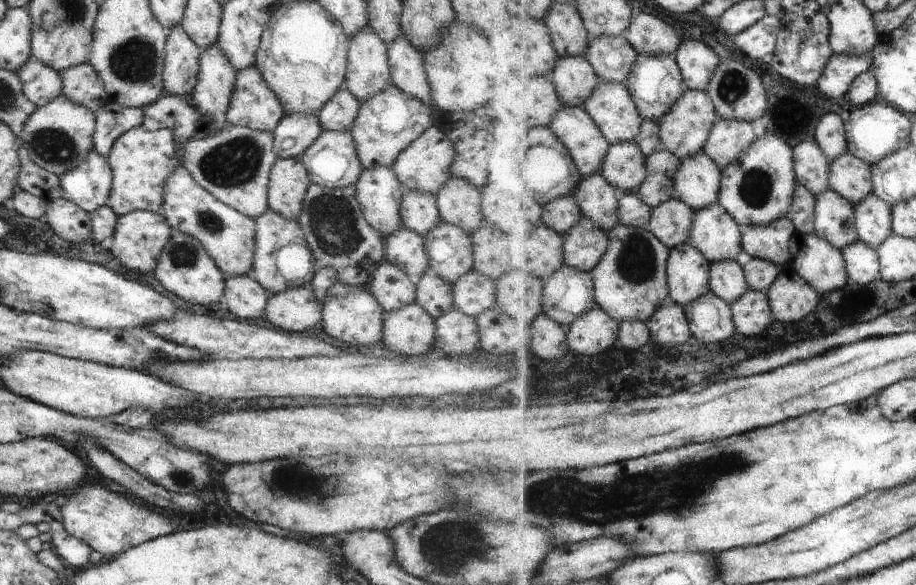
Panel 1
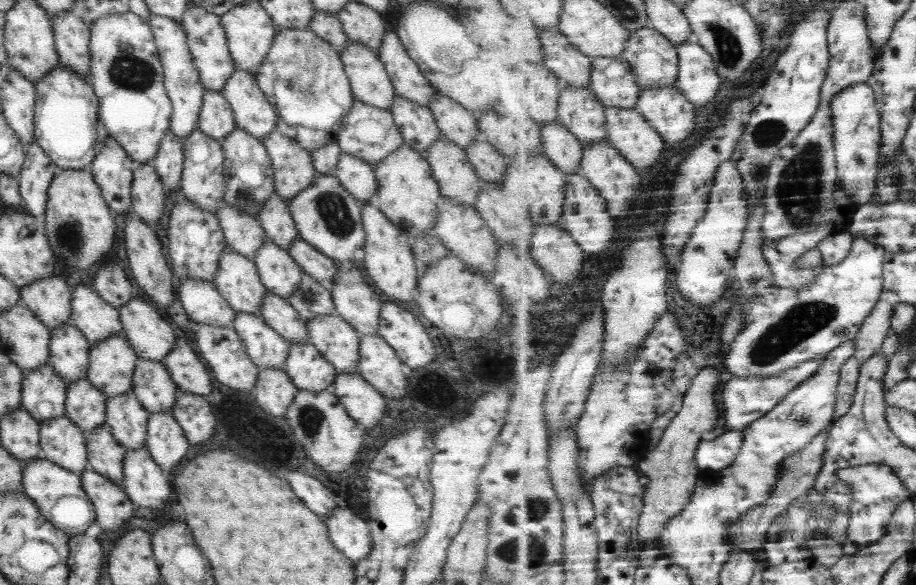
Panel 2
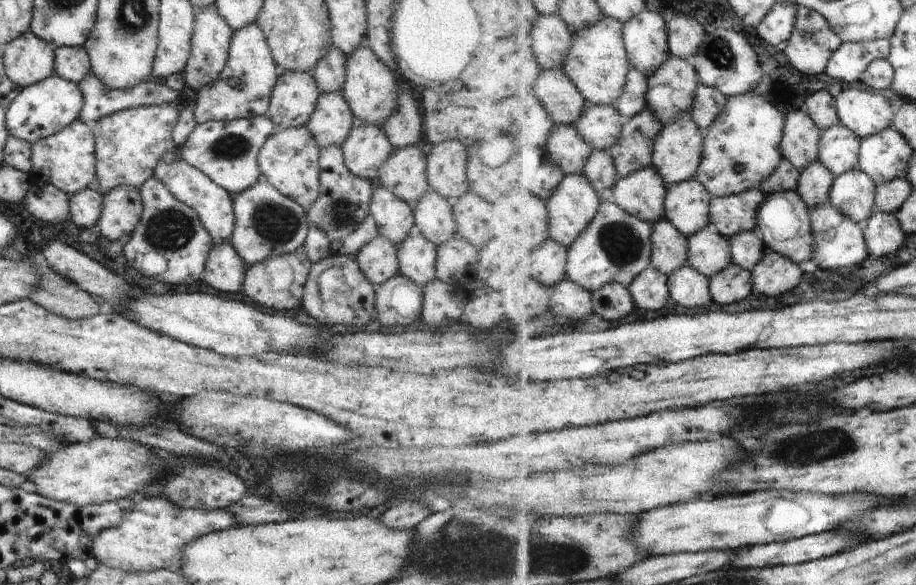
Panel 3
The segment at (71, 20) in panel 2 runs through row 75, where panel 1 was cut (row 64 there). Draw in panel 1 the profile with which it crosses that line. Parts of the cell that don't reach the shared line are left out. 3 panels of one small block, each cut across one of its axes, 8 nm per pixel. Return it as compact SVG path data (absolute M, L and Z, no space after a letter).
M88 62L61 72L62 95L71 103L88 108L96 114L100 105L109 101L96 70Z

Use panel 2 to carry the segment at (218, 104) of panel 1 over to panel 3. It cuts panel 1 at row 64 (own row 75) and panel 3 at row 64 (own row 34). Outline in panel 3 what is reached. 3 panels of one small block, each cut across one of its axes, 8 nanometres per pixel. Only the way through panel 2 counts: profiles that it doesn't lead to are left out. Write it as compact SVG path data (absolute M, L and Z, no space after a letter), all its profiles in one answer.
M214 6L204 7L195 13L195 27L191 40L191 53L183 70L185 84L196 92L210 87L217 80L228 60L233 30L224 22Z

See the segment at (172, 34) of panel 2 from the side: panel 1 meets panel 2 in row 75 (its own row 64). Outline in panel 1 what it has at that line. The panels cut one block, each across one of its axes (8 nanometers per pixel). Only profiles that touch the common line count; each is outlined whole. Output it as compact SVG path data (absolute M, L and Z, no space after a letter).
M181 24L170 29L167 36L162 71L165 93L186 96L196 86L201 50L184 32Z

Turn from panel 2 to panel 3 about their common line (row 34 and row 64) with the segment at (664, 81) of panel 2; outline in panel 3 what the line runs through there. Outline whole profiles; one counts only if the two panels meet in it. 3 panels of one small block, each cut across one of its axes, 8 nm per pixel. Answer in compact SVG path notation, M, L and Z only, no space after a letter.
M646 9L625 26L632 67L650 76L670 60L672 50L668 19Z

